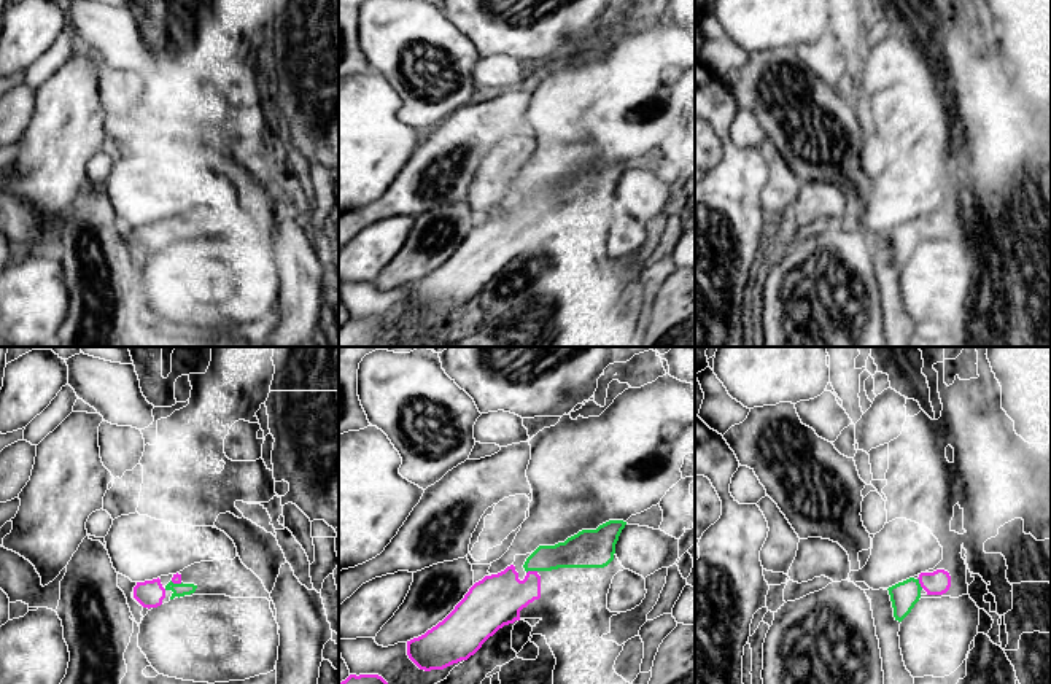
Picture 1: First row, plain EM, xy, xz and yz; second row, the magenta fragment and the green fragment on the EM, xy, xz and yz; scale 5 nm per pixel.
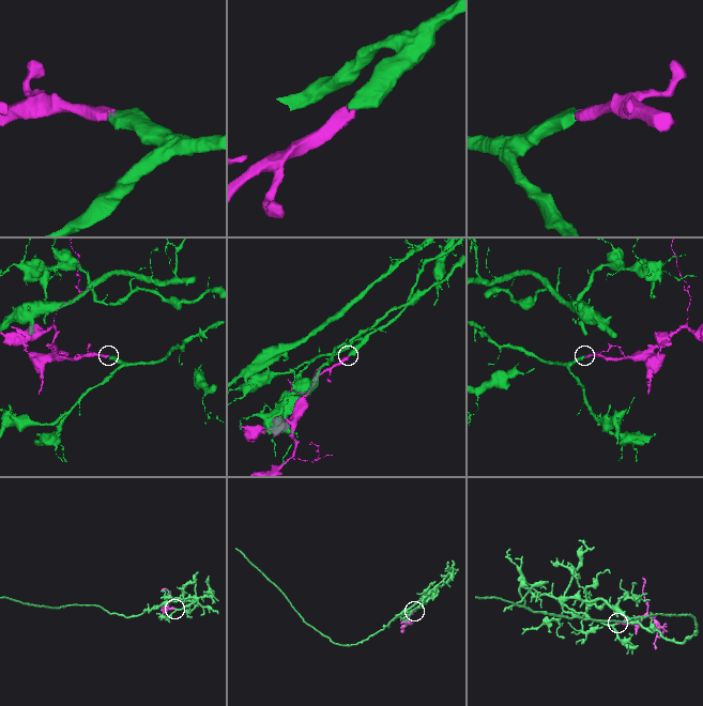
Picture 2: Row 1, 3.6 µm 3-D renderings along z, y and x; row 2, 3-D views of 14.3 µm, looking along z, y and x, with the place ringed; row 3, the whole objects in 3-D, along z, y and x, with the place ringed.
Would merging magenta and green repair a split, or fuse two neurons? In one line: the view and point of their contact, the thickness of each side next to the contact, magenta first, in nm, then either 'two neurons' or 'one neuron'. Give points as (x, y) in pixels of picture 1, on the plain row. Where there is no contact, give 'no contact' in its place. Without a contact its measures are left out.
xz (531, 215) | 260/160 nm | one neuron

